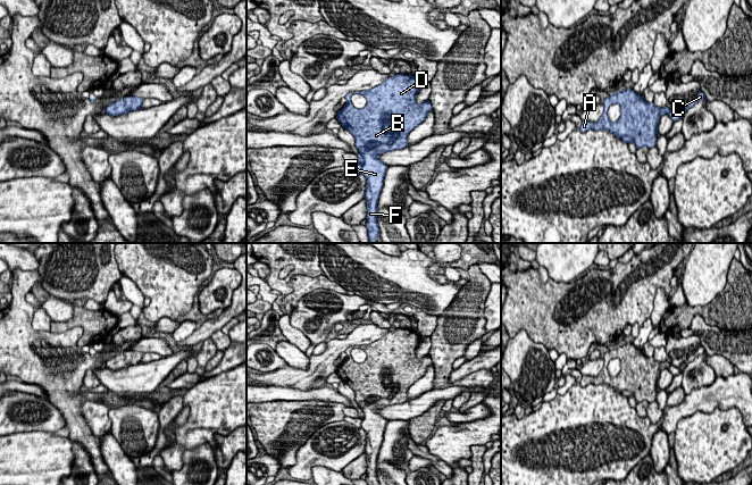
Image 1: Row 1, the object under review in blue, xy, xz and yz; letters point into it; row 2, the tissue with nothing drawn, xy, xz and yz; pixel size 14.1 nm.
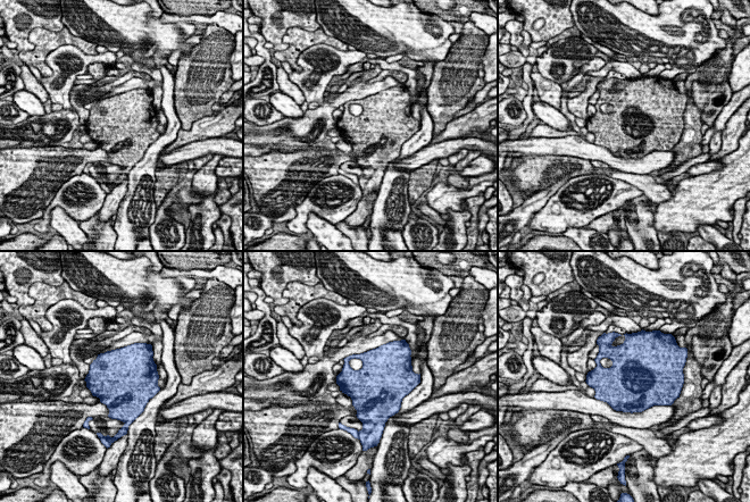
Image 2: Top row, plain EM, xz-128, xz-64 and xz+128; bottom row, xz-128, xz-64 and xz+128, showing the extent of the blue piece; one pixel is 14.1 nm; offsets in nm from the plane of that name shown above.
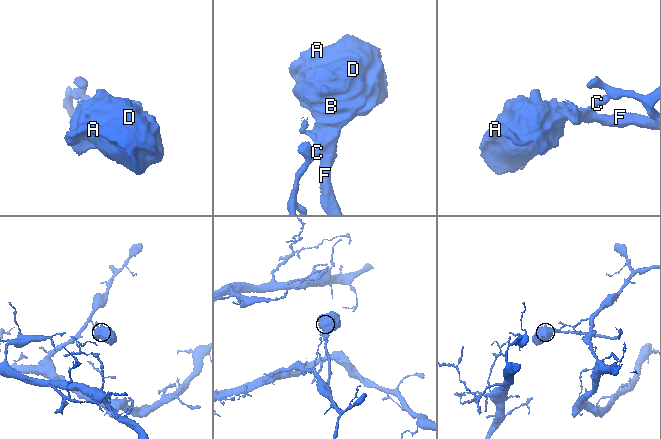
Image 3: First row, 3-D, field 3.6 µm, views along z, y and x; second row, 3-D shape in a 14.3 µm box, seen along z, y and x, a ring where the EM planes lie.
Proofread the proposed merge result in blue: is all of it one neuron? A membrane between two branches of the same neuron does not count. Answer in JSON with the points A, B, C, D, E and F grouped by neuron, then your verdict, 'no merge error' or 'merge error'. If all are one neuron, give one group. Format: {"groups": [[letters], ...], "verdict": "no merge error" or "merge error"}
{"groups": [["A", "B", "D", "E", "F"], ["C"]], "verdict": "merge error"}

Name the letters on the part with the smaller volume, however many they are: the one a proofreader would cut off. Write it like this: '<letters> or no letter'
A, B, D, E, F

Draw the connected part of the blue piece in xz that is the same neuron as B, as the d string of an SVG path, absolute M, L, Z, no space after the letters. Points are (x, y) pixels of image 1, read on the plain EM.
M396 328L370 344L357 346L367 354L364 362L353 361L351 346L345 351L346 359L337 366L336 374L354 391L356 402L365 415L361 428L367 434L368 485L379 485L377 458L387 420L378 410L406 402L409 387L432 366L429 354L421 359L416 356L420 342L420 336L411 328Z

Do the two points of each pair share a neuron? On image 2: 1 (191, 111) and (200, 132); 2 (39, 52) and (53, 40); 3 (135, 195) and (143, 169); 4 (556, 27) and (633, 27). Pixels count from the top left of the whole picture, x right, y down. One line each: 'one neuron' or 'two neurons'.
1: two neurons
2: one neuron
3: one neuron
4: two neurons

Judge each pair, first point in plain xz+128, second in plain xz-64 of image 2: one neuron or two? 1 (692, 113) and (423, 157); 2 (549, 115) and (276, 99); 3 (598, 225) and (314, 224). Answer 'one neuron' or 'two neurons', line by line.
1: two neurons
2: one neuron
3: two neurons

